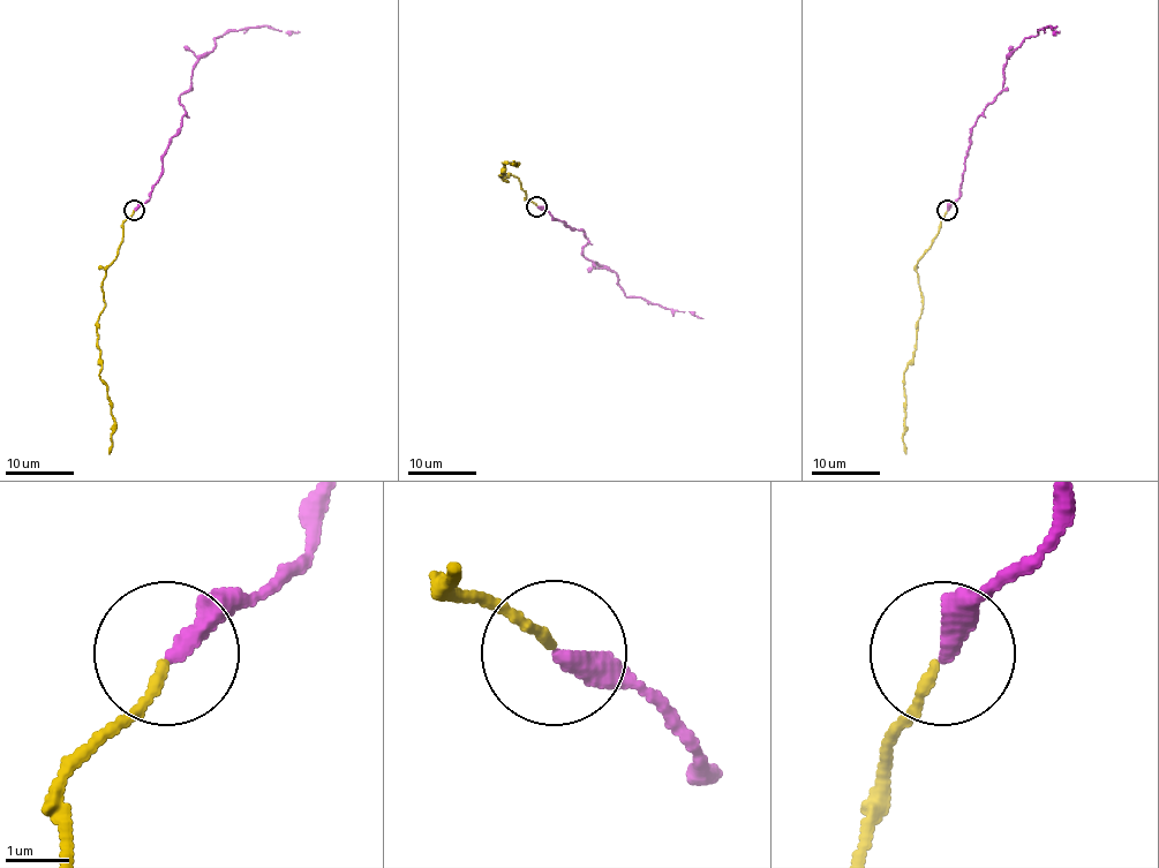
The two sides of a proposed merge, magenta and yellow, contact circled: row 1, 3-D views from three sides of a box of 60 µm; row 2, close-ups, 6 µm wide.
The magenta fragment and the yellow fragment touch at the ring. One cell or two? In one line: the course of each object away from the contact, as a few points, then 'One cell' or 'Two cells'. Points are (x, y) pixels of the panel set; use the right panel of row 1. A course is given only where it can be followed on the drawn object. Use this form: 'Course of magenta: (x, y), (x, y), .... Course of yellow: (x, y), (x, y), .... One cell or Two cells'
Course of magenta: (947, 210), (958, 196), (971, 129), (1002, 88), (1003, 63), (1038, 30), (1048, 25), (1052, 32), (1059, 32). Course of yellow: (947, 210), (916, 270), (923, 310), (913, 359), (903, 374), (905, 453). One cell

